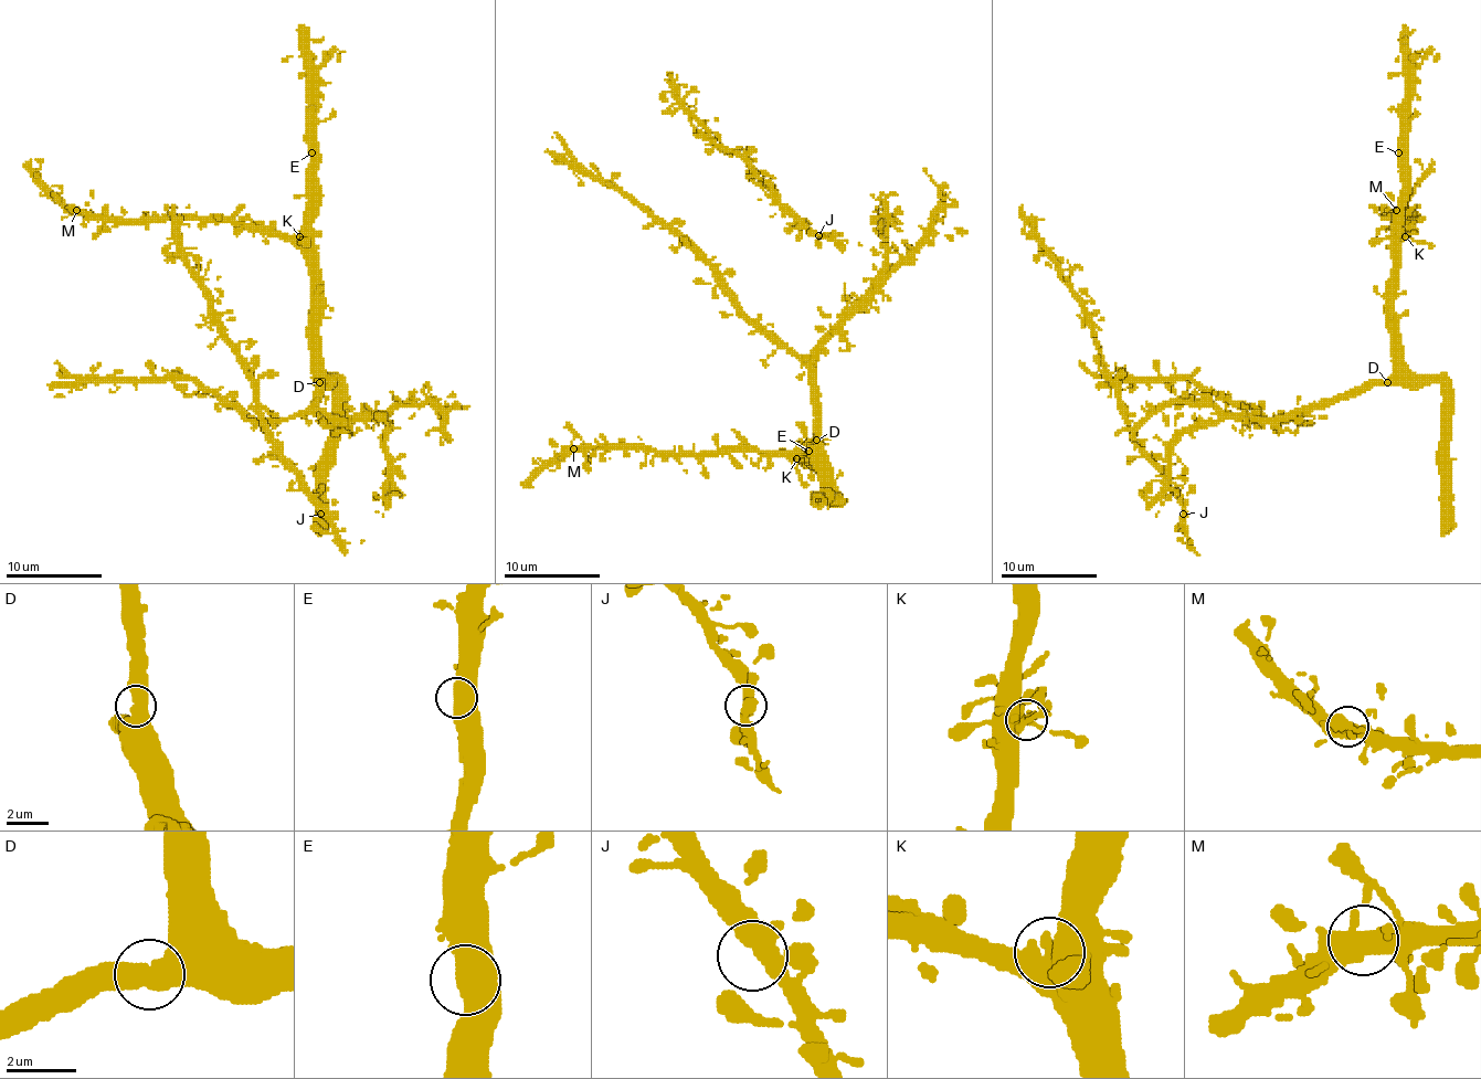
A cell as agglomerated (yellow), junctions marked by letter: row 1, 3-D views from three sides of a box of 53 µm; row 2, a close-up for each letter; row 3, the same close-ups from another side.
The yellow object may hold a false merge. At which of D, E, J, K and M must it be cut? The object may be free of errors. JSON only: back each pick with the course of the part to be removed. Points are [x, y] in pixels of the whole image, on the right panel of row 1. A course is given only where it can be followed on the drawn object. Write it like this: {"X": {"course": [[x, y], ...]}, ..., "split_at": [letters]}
{"split_at": []}

